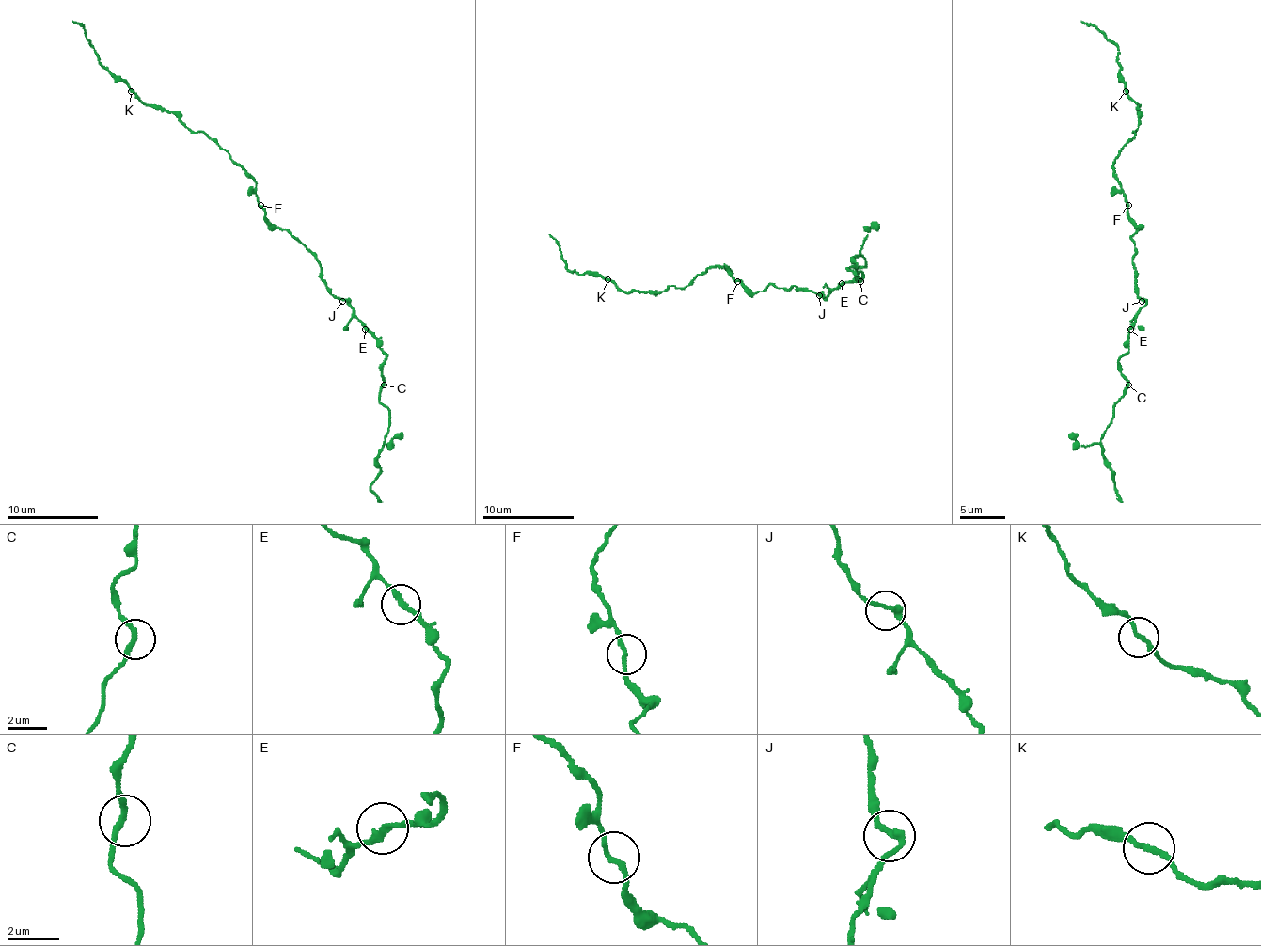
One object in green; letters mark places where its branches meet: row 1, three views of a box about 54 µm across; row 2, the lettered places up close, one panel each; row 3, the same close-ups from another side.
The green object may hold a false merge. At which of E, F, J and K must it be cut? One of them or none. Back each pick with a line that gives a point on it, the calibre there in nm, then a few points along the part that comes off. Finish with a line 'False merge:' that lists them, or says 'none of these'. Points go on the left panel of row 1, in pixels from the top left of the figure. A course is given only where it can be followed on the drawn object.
False merge: none of these

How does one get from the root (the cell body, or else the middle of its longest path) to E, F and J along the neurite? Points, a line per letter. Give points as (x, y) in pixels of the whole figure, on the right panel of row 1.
E: (1137, 230), (1130, 237), (1135, 244), (1135, 291), (1146, 303), (1130, 328)
F: (1137, 230), (1140, 228), (1128, 216), (1128, 205)
J: (1137, 230), (1130, 240), (1135, 244), (1135, 291), (1142, 301)

